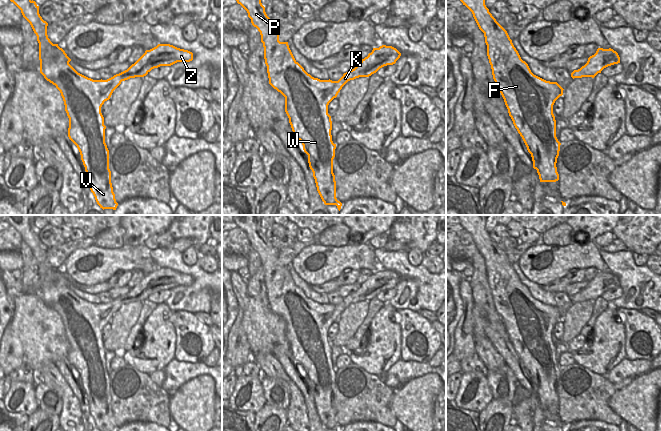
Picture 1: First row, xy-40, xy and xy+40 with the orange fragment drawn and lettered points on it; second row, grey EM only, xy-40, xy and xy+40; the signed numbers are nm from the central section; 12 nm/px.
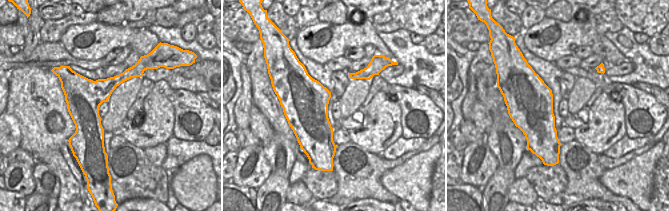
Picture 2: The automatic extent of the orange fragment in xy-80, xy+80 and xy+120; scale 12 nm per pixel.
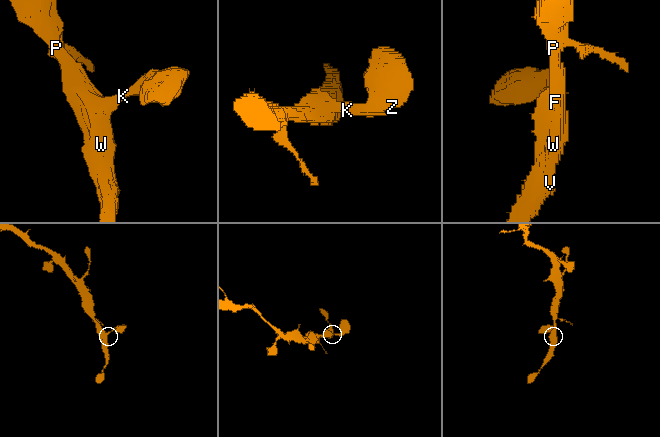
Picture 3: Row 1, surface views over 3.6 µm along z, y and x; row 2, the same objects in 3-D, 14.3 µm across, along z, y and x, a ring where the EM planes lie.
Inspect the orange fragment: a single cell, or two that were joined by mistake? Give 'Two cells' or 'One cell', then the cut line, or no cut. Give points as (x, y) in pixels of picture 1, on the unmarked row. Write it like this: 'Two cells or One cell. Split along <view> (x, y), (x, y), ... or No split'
One cell. No split.

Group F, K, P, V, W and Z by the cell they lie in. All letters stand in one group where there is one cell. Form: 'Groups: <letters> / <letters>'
Groups: F K P V W Z

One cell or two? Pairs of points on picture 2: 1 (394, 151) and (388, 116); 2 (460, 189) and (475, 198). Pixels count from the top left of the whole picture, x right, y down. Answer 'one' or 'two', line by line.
1: two
2: one

